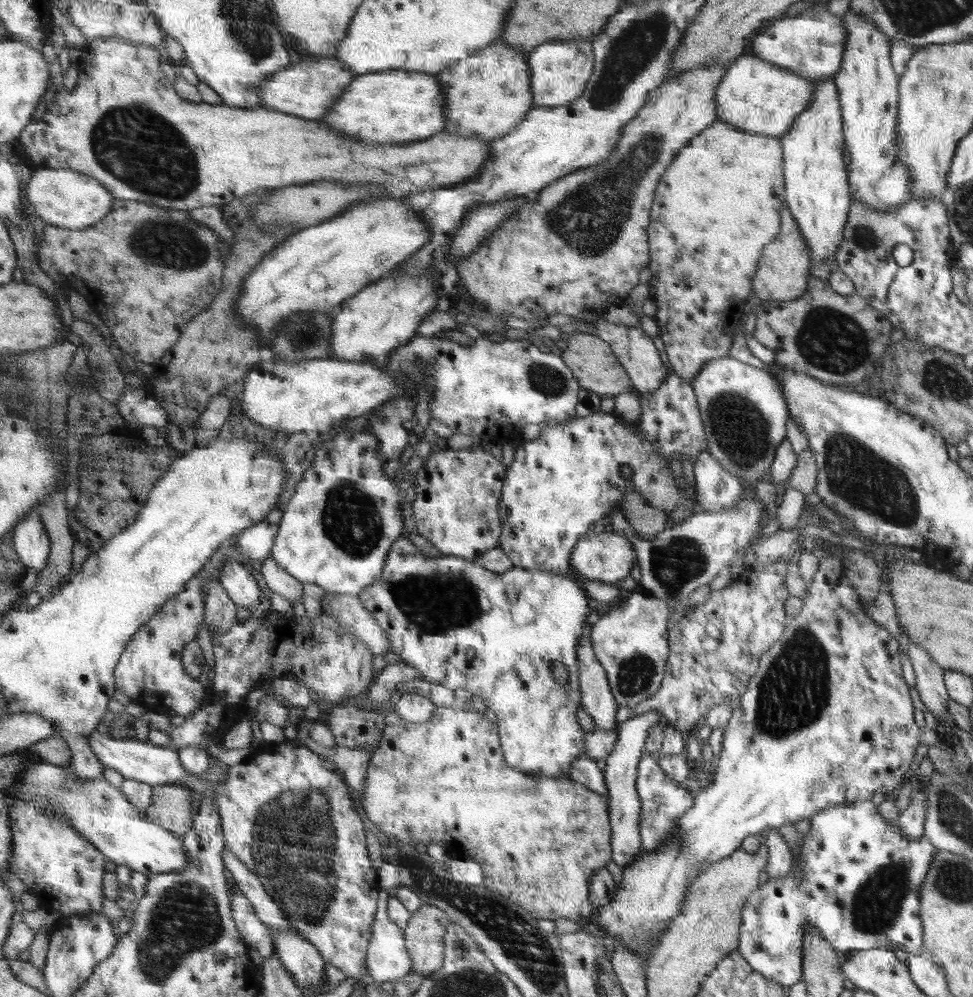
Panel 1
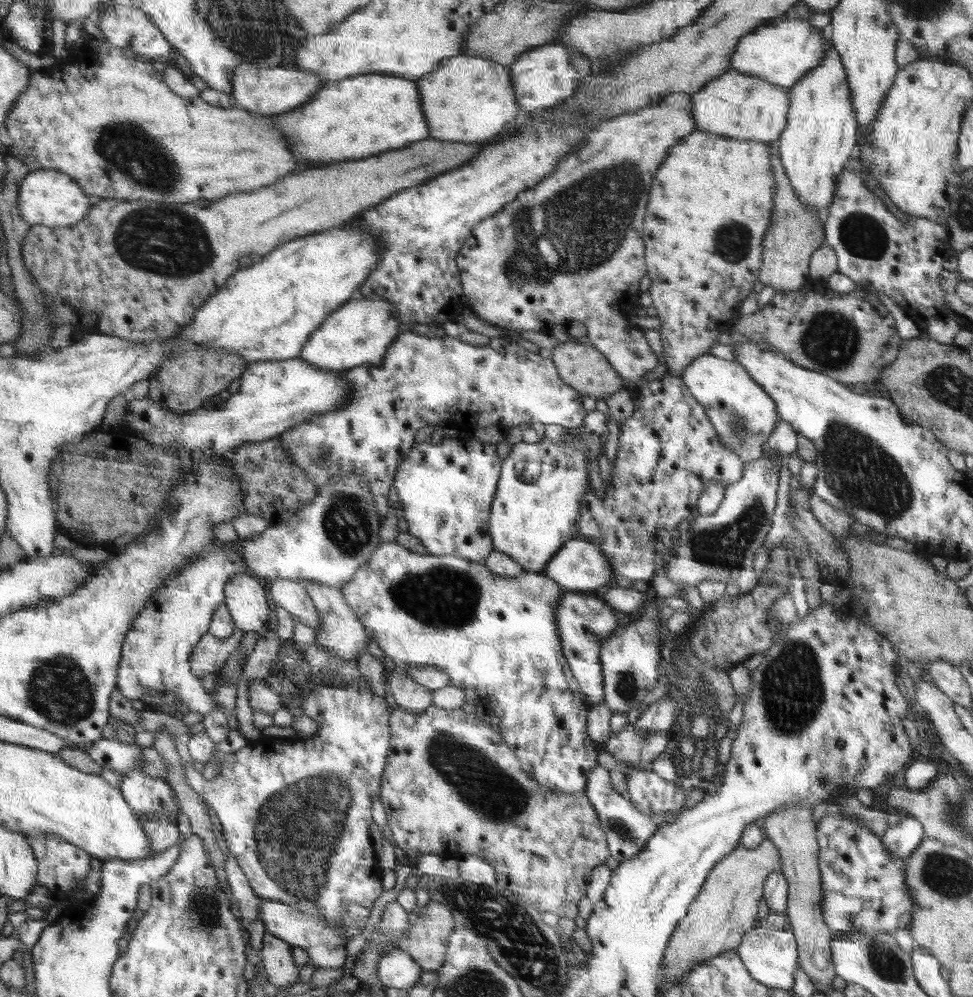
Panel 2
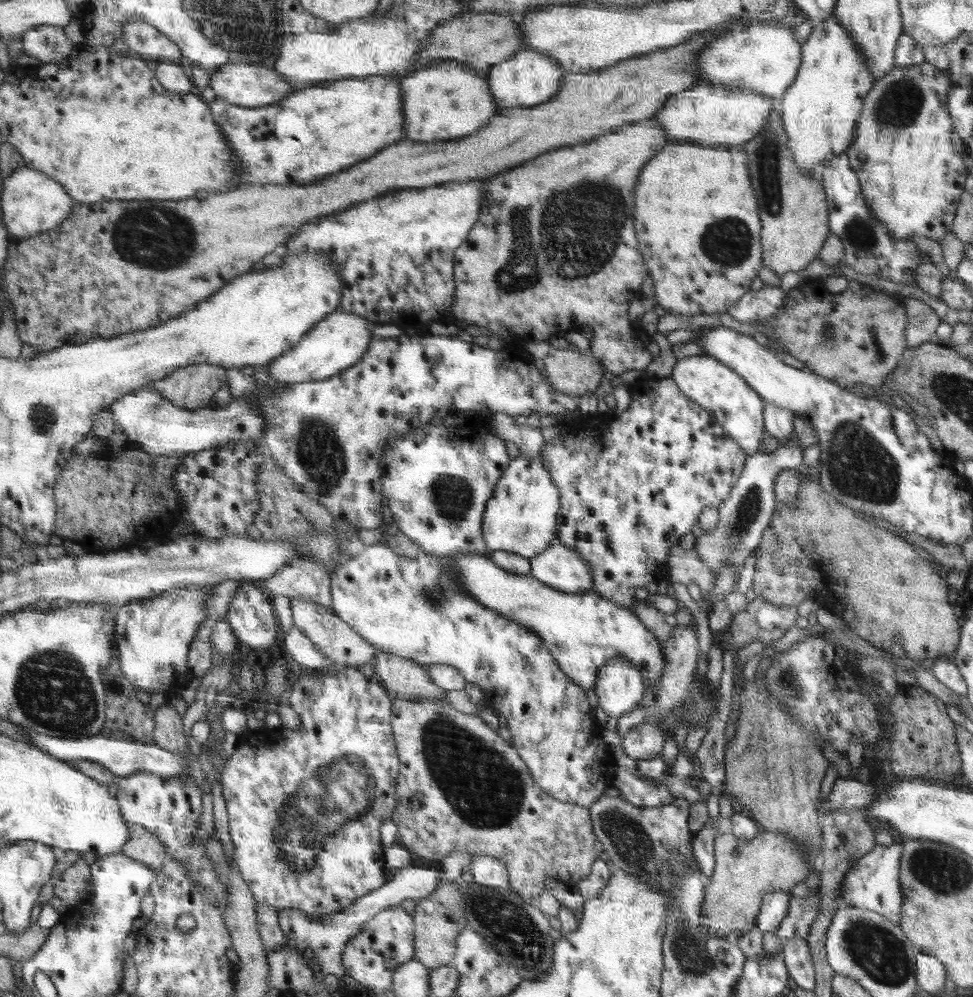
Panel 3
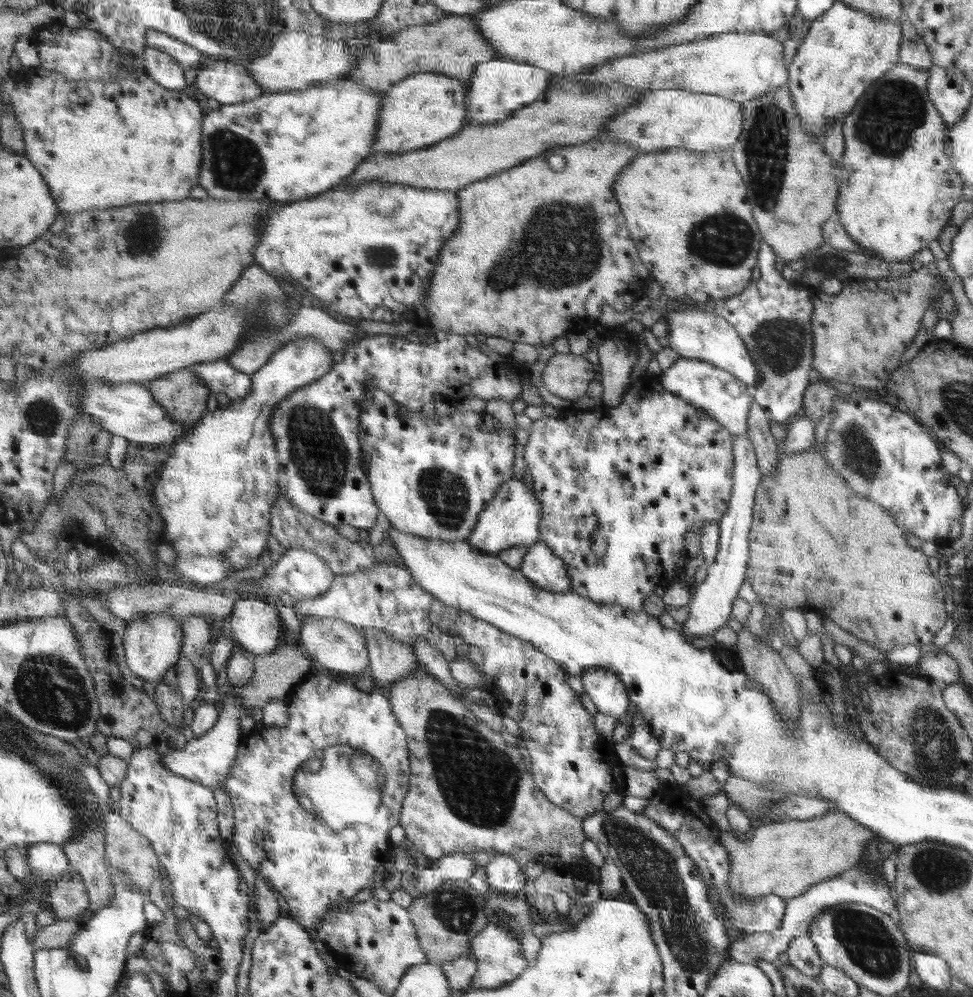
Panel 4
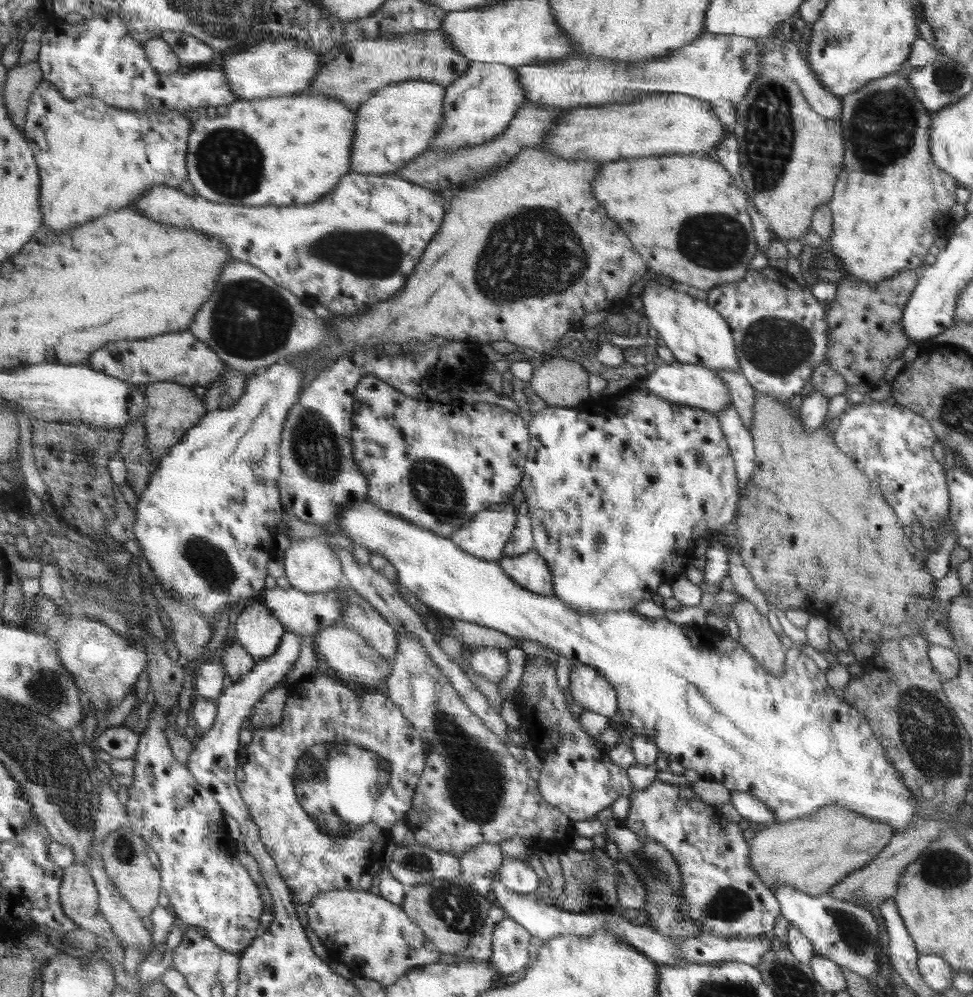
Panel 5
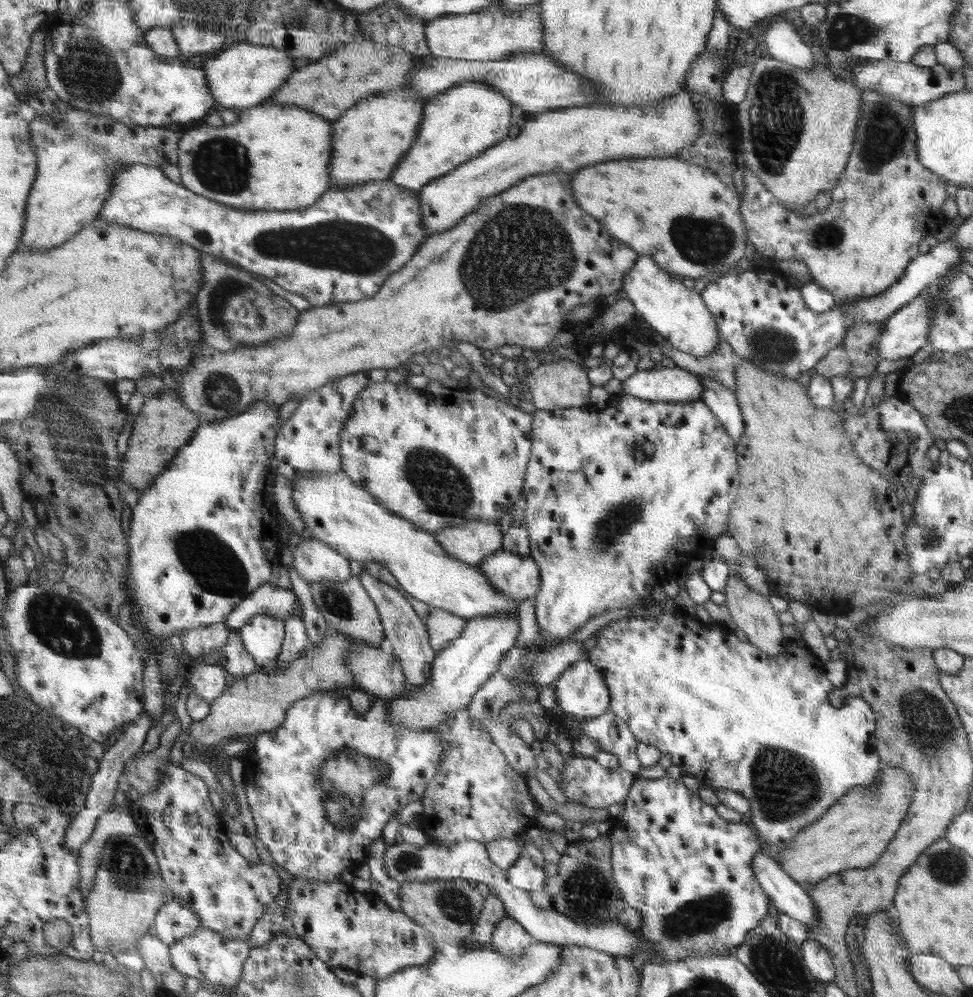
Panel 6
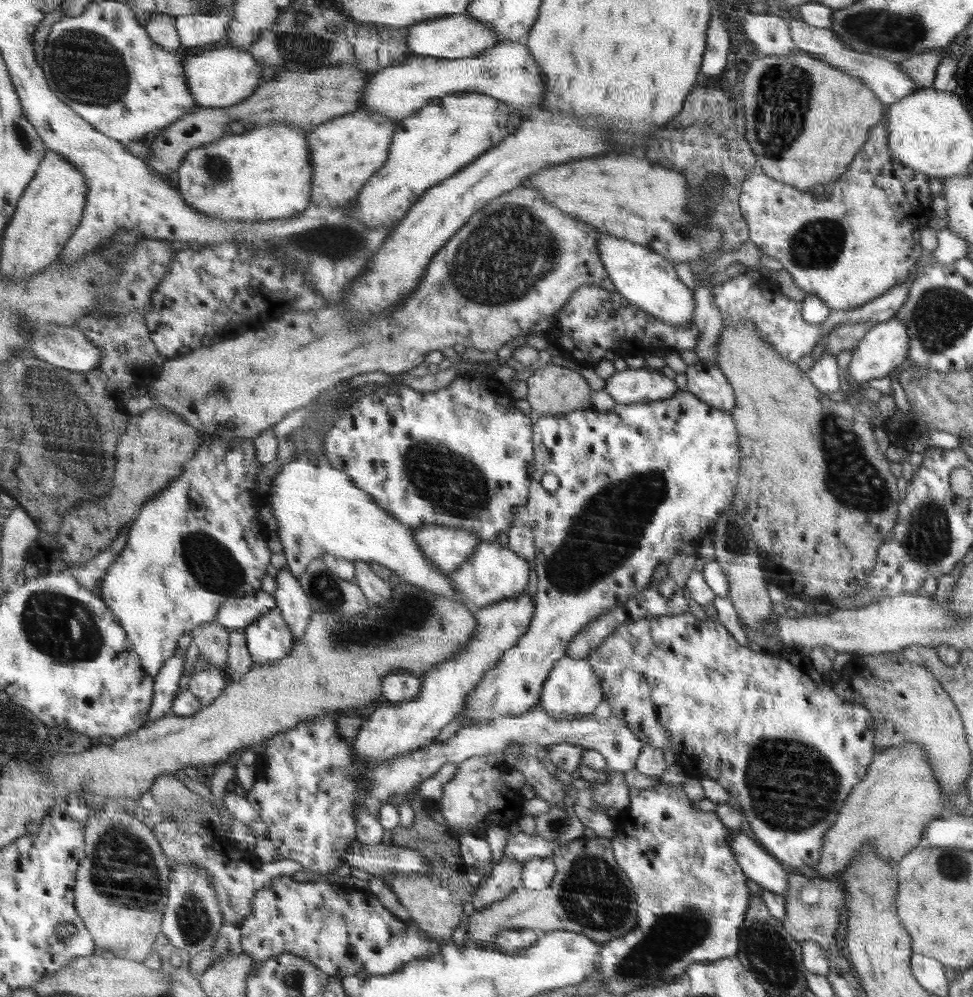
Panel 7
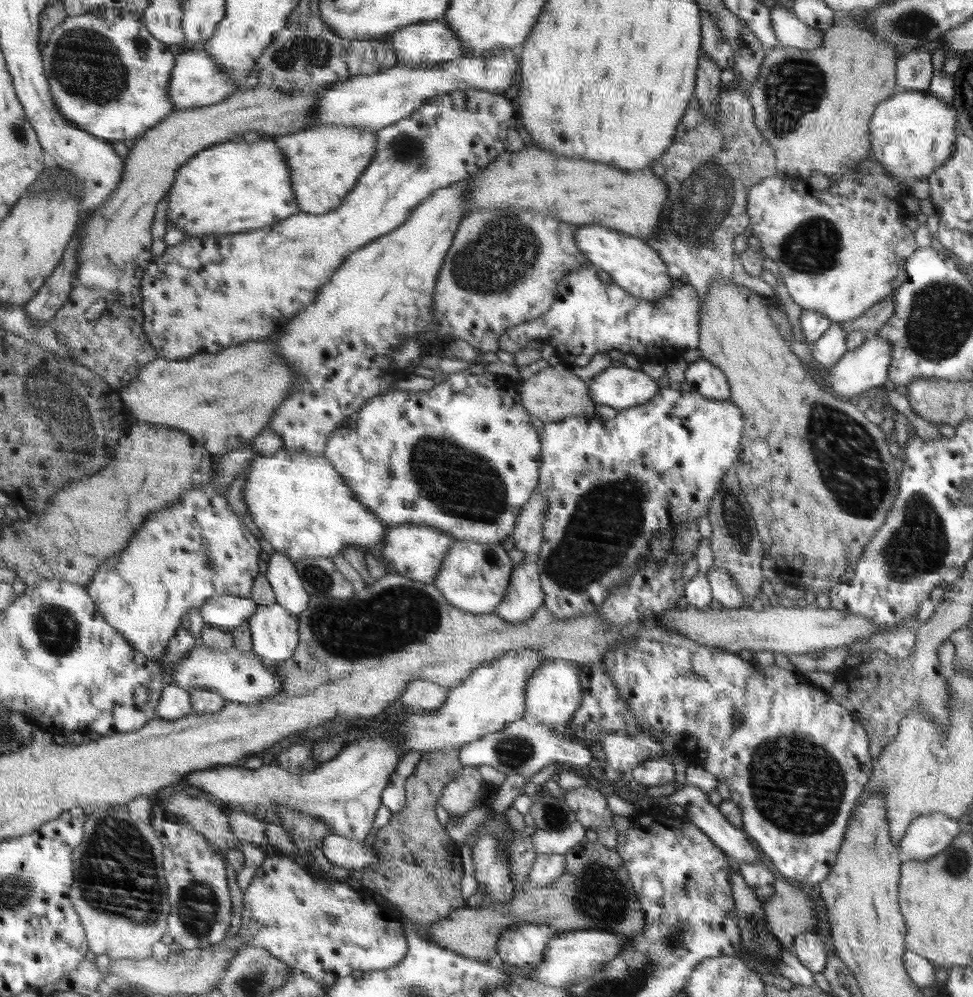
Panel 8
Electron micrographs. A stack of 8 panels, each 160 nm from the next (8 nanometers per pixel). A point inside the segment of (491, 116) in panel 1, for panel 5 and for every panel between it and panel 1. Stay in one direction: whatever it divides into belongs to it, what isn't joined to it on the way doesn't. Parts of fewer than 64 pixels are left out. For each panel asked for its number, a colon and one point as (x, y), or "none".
2: (468, 99)
3: (447, 100)
4: (425, 108)
5: (396, 125)

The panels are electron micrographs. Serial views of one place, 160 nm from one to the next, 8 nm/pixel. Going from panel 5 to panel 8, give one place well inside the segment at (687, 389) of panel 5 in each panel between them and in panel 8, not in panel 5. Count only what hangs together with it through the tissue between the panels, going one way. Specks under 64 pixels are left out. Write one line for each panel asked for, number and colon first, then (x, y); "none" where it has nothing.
6: (658, 384)
7: (629, 386)
8: (620, 387)

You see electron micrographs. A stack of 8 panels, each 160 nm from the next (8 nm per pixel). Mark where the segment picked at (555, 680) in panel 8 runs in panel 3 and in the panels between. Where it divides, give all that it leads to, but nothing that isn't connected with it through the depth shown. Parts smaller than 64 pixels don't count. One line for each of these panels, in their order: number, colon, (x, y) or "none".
3: (619, 688)
4: (607, 691)
5: (588, 687)
6: (581, 691)
7: (573, 690)

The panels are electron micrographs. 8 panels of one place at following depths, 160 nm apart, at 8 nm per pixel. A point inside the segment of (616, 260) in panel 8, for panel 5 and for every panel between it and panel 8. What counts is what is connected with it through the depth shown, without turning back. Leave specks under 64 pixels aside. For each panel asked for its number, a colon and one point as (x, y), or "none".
5: (695, 333)
6: (678, 314)
7: (647, 279)

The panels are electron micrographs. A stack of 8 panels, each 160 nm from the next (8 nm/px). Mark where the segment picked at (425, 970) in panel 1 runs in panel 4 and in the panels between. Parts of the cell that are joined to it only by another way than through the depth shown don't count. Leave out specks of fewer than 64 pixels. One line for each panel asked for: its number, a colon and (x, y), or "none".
2: (427, 940)
3: (439, 919)
4: (447, 919)

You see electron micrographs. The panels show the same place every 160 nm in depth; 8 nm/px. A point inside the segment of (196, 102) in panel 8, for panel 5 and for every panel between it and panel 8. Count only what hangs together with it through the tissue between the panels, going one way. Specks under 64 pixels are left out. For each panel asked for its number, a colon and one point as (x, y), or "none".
5: (283, 67)
6: (244, 76)
7: (224, 77)

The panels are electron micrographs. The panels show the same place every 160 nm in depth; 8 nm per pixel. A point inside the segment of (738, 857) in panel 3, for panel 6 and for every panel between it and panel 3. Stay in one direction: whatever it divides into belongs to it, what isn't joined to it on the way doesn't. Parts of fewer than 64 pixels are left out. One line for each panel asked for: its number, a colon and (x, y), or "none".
4: (785, 858)
5: (813, 854)
6: (855, 832)

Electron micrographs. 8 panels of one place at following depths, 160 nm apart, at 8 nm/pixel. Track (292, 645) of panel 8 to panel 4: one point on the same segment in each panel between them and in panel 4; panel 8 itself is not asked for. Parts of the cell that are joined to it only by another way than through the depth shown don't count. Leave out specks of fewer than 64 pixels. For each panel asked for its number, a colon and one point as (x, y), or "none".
4: (254, 625)
5: (258, 630)
6: (262, 637)
7: (269, 639)

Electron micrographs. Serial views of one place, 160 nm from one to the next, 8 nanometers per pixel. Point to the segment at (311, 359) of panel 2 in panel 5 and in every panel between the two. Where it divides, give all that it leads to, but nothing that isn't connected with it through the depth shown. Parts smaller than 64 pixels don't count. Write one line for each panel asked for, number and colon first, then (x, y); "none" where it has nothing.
3: (340, 340)
4: (214, 494)
5: (210, 510)

